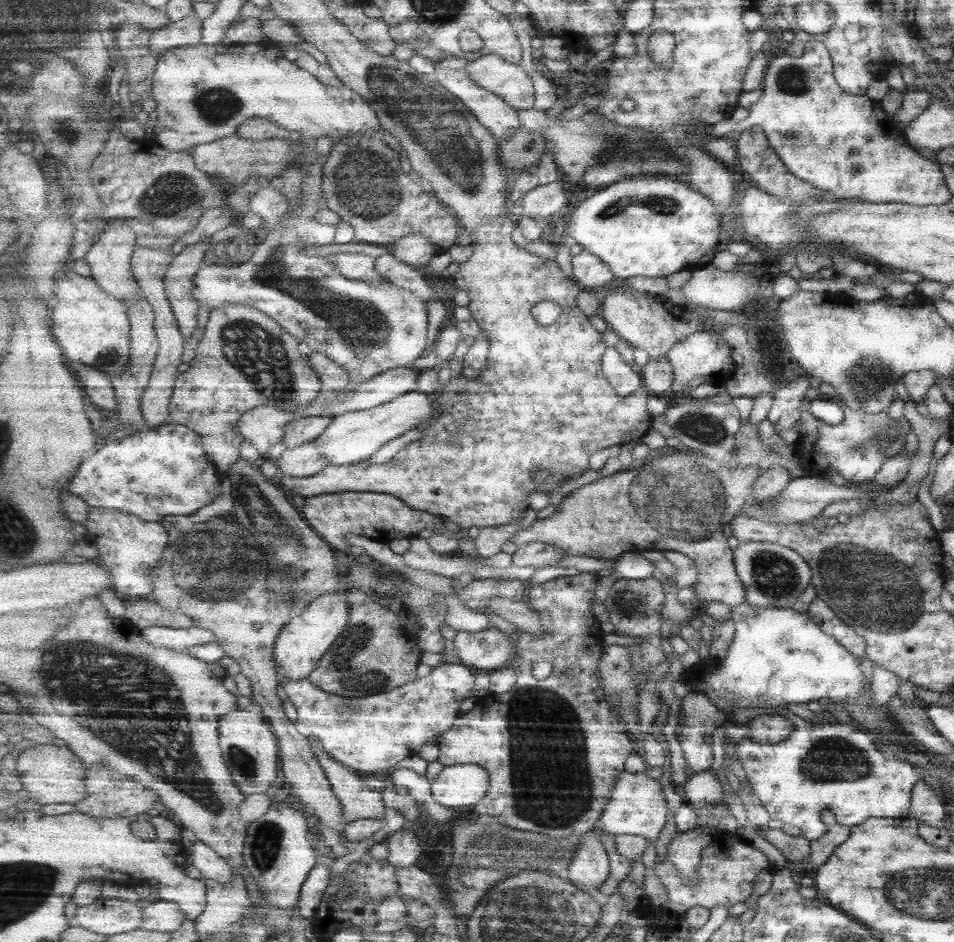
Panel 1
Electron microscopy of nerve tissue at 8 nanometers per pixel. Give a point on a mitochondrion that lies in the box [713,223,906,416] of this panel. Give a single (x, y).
(870, 378)

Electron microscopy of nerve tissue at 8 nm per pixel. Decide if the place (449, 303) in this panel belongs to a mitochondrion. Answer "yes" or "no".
no

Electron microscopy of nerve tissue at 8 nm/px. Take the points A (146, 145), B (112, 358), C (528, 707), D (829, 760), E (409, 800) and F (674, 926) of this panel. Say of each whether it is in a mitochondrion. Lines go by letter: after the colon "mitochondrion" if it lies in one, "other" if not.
A: other
B: mitochondrion
C: mitochondrion
D: mitochondrion
E: other
F: other

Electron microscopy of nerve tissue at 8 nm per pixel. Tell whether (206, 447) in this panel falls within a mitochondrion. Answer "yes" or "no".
no

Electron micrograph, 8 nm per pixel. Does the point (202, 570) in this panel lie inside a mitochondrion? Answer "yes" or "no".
yes

